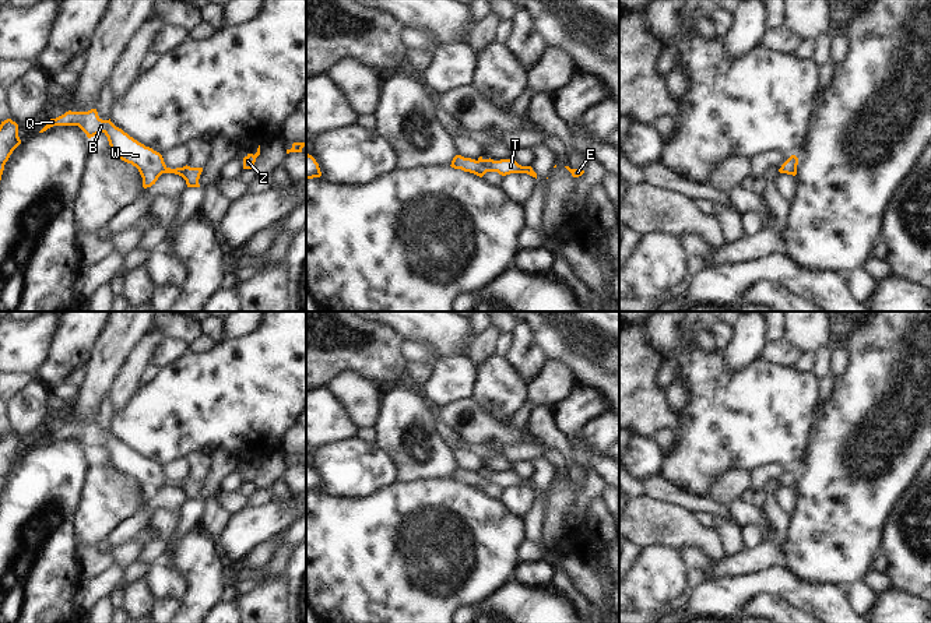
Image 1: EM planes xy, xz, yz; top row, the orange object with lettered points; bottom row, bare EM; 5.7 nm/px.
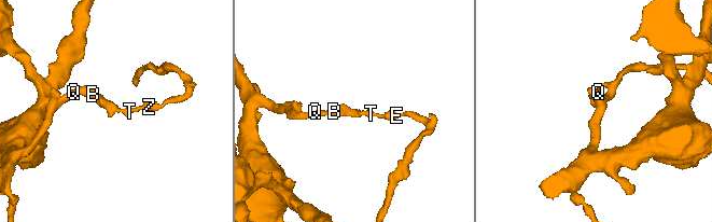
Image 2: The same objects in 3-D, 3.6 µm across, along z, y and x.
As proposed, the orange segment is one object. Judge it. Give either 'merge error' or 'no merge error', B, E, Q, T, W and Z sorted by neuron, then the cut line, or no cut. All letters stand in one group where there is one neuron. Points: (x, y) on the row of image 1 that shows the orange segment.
no merge error; groups B E Q T W Z; cut none

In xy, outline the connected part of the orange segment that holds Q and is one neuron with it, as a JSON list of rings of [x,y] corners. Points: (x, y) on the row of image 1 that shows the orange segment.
[[[96,109],[88,112],[68,110],[56,119],[50,119],[39,133],[53,126],[78,126],[88,138],[103,133],[108,137],[113,155],[138,169],[144,189],[155,184],[162,173],[179,175],[186,180],[187,187],[200,187],[199,179],[203,168],[190,168],[187,165],[176,169],[168,168],[159,152],[130,137],[122,129],[116,127],[110,119],[102,120]]]

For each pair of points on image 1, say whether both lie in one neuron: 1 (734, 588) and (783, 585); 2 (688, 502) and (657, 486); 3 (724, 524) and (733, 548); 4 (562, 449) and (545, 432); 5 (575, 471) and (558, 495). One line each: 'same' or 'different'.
1: same
2: same
3: same
4: same
5: different

